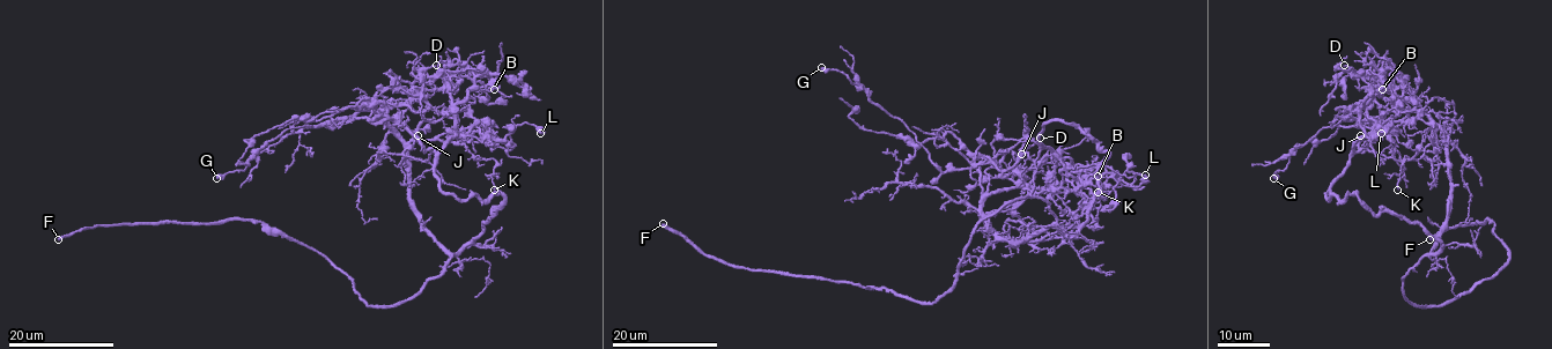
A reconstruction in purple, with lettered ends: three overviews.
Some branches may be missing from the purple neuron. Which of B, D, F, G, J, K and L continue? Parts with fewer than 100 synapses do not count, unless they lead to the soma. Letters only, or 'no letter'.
F

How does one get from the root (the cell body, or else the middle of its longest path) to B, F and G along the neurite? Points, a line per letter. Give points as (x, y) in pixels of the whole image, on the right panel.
B: (1403, 279), (1445, 225), (1448, 147), (1425, 114), (1394, 102), (1399, 74), (1387, 64), (1382, 89)
F: (1403, 279), (1403, 295), (1411, 302), (1440, 305), (1491, 279), (1508, 260), (1490, 220), (1446, 228), (1429, 239)
G: (1403, 279), (1431, 251), (1450, 199), (1446, 135), (1424, 113), (1369, 128), (1324, 127), (1273, 178)

